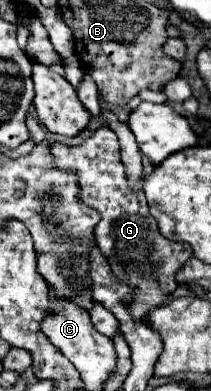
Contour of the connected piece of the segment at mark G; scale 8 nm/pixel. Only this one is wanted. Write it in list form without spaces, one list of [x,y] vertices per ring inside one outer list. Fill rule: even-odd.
[[[101,127],[83,145],[51,145],[51,155],[61,171],[75,171],[79,175],[81,201],[101,213],[101,221],[95,227],[97,245],[119,281],[127,281],[127,285],[135,289],[129,311],[135,317],[143,317],[151,307],[159,307],[169,301],[171,293],[177,289],[175,273],[183,261],[191,259],[191,249],[187,249],[187,245],[167,241],[159,233],[155,221],[151,221],[143,187],[131,187],[127,183],[125,167],[119,157],[117,135],[111,129]]]

